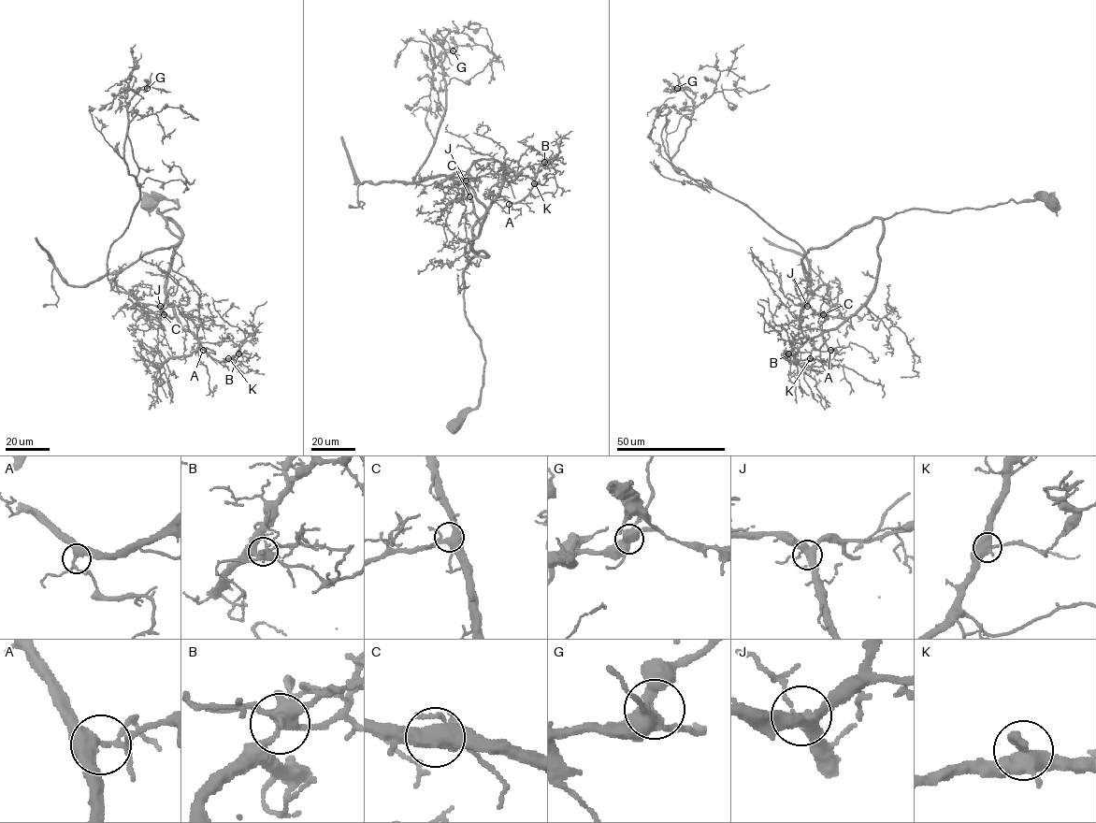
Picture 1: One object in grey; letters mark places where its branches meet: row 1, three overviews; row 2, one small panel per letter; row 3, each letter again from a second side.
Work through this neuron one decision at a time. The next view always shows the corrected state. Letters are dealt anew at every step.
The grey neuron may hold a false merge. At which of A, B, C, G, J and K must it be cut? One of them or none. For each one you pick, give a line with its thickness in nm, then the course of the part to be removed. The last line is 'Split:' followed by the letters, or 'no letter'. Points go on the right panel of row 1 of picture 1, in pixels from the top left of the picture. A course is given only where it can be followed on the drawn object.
Split: no letter

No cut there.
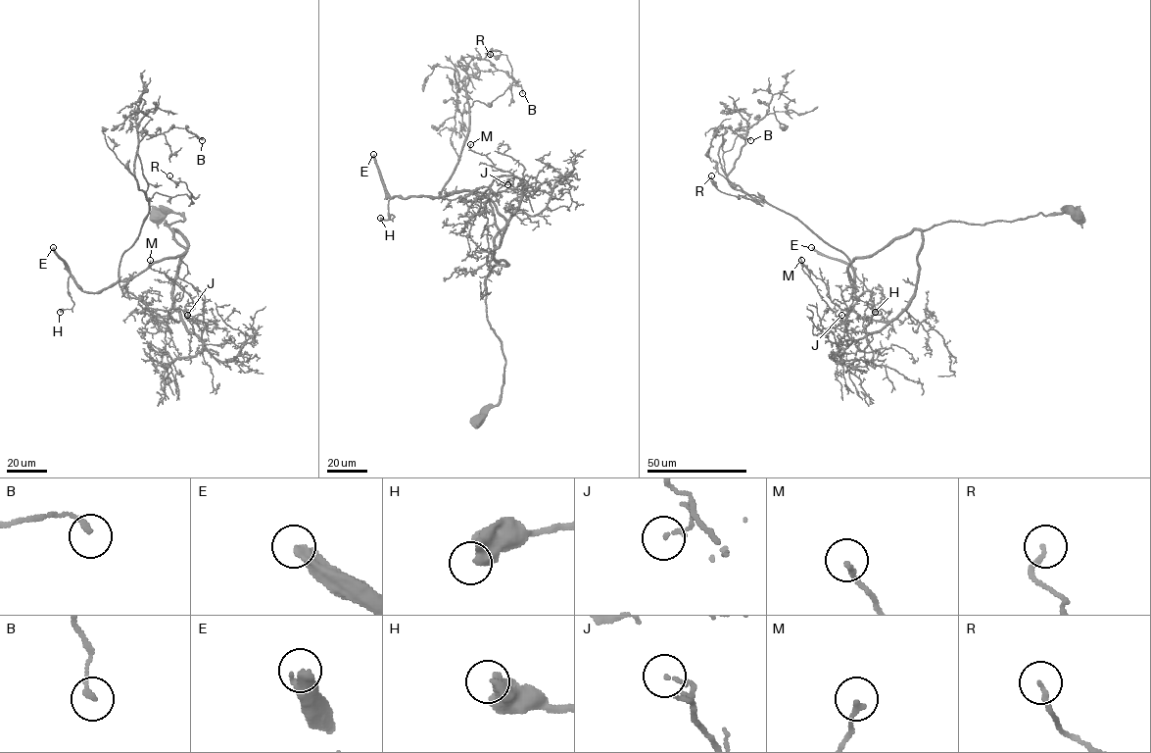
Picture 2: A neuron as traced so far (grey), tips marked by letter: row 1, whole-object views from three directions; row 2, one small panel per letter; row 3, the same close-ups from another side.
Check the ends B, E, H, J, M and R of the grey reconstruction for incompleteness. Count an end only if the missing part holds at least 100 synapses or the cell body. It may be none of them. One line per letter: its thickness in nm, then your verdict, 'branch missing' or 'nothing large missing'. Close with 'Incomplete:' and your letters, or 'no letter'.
B: 190 nm thick; nothing large missing
E: 460 nm thick; branch missing
H: 550 nm thick; nothing large missing
J: 110 nm thick; nothing large missing
M: 160 nm thick; nothing large missing
R: 170 nm thick; nothing large missing
Incomplete: E

